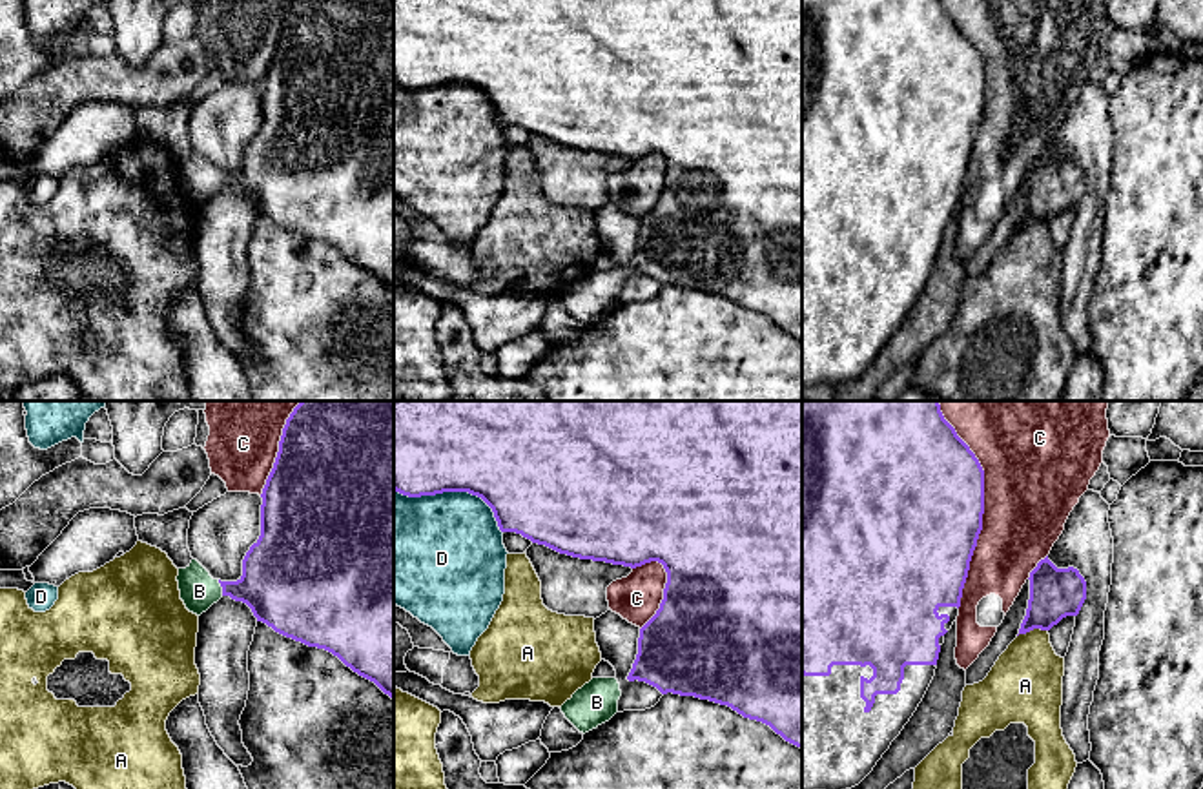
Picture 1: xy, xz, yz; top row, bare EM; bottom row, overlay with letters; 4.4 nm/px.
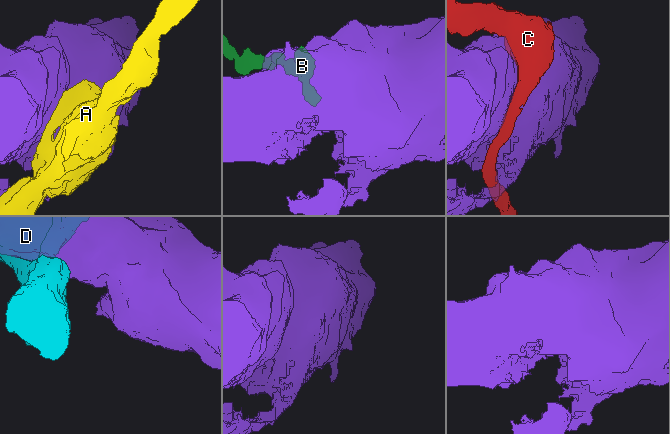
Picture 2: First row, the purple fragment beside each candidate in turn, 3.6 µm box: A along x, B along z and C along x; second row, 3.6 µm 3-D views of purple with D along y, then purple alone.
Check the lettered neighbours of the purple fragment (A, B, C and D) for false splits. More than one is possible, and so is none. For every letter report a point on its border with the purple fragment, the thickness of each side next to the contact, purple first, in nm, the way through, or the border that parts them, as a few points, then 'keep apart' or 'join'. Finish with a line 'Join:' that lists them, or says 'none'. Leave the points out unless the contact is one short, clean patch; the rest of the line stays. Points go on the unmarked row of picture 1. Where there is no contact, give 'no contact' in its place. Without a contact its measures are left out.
A: yz (1032, 221) | 220/320 nm | keep apart
B: xy (221, 177) | 320/170 nm | across xy (277, 175), (265, 179), (221, 177), (212, 183), (199, 183) | join
C: yz (983, 101) | 500/440 nm | keep apart
D: xz (454, 82) | 420/480 nm | keep apart
Join: B

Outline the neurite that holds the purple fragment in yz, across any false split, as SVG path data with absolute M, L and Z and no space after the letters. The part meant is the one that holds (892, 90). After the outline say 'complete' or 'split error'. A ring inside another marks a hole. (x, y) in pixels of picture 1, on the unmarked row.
M802 0L802 386L859 377L922 293L982 122L984 62L941 0Z; split error

